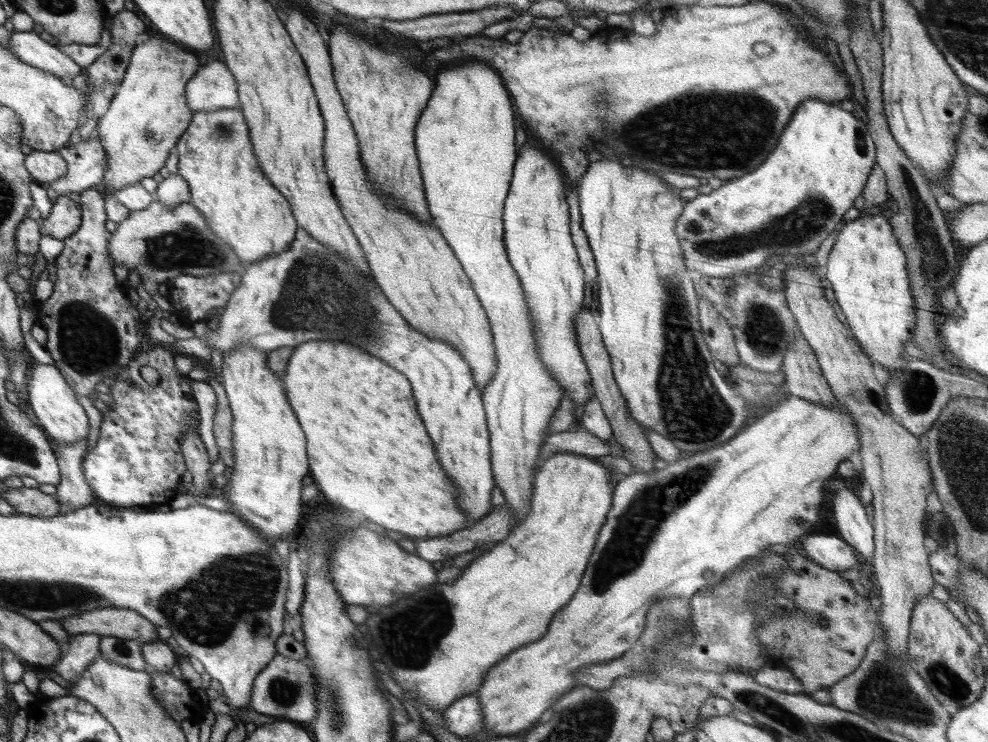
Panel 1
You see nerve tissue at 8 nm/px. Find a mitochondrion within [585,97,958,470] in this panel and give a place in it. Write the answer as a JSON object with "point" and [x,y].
{"point":[693,410]}

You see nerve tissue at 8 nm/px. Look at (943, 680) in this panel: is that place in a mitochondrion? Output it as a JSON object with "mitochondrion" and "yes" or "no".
{"mitochondrion":"yes"}

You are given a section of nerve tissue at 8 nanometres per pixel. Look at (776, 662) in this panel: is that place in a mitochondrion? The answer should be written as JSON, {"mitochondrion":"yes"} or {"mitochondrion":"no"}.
{"mitochondrion":"no"}

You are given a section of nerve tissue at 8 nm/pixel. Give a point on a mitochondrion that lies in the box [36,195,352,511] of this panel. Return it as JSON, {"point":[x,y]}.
{"point":[88,342]}

